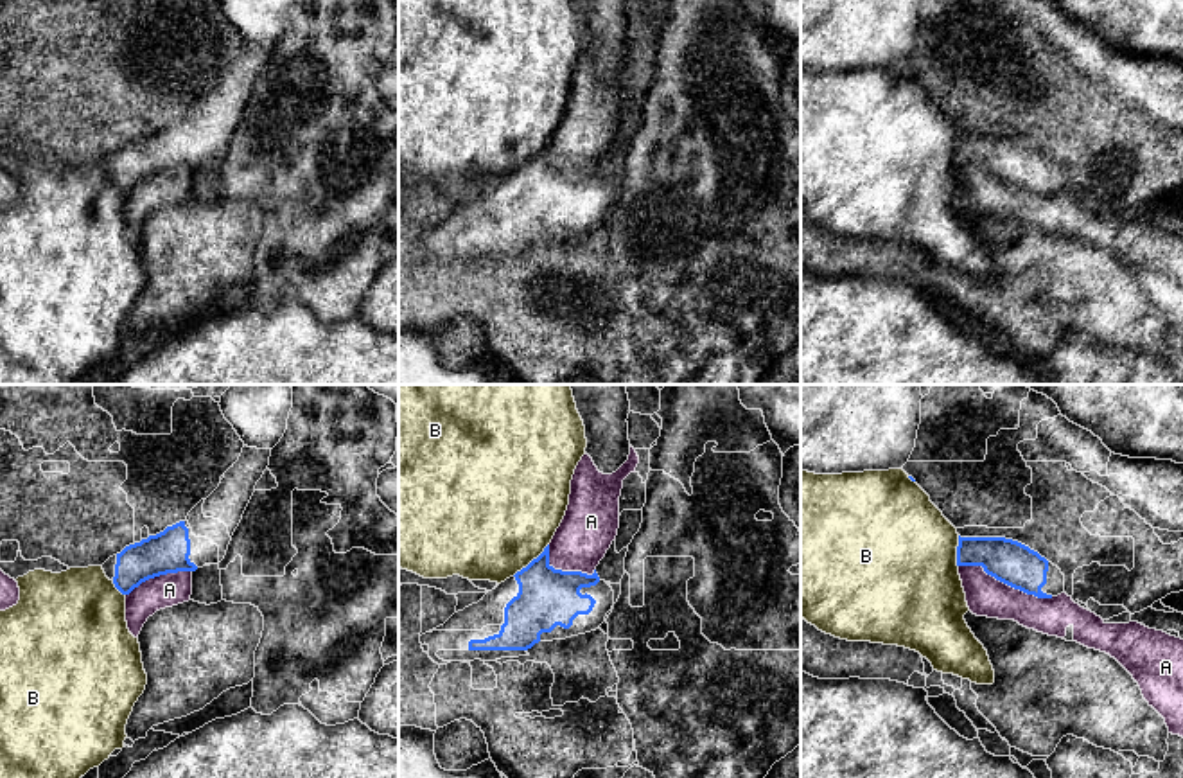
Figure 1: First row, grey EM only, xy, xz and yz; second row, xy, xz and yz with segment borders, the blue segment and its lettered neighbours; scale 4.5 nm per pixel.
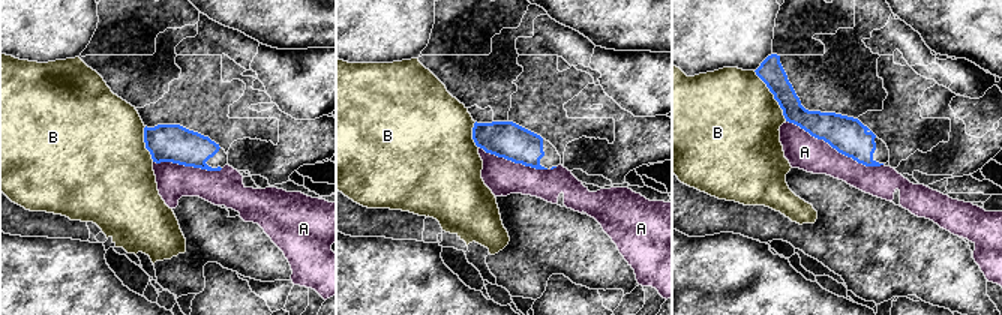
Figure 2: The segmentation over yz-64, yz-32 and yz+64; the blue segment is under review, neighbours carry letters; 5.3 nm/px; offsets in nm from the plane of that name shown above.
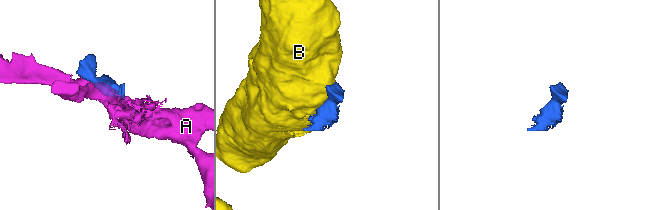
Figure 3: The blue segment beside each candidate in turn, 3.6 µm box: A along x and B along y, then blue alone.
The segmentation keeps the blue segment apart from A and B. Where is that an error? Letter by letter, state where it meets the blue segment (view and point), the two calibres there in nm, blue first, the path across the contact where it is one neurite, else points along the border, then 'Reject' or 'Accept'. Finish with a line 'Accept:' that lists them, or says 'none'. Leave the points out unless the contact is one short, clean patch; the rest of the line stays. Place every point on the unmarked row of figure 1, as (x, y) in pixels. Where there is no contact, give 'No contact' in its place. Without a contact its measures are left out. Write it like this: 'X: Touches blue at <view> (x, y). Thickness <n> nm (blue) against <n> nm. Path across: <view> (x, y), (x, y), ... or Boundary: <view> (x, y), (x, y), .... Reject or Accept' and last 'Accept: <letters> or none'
A: Touches blue at yz (1006, 180). Thickness 190 nm (blue) against 180 nm. Reject
B: Touches blue at xz (532, 159). Thickness 260 nm (blue) against 500 nm. Reject
Accept: none

